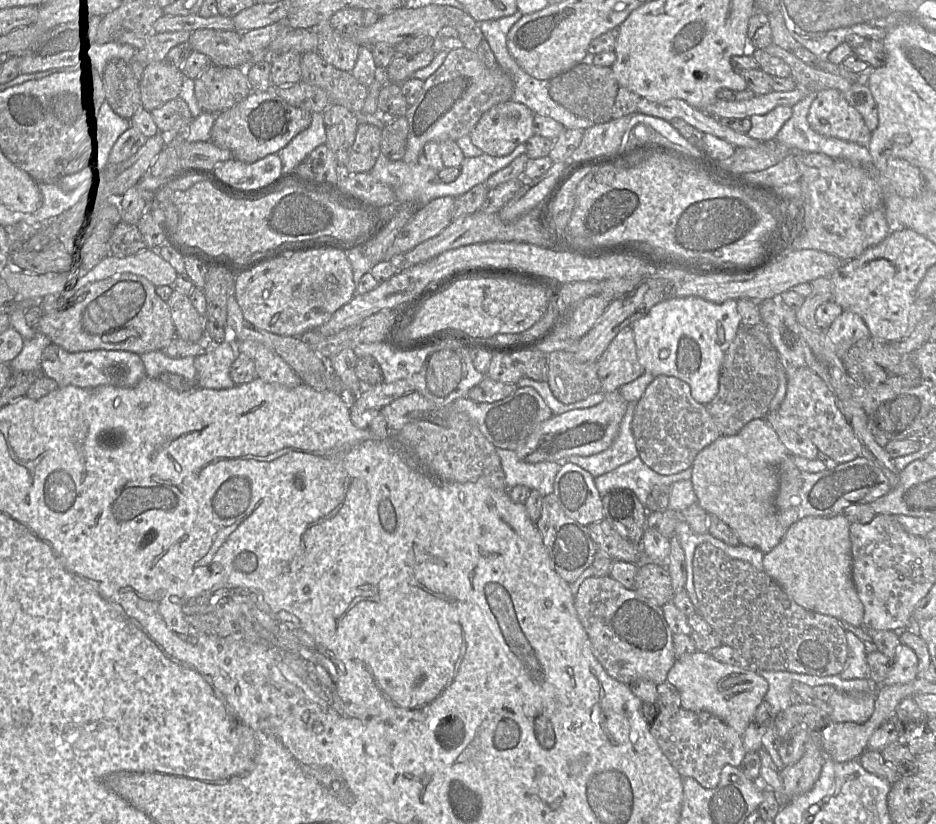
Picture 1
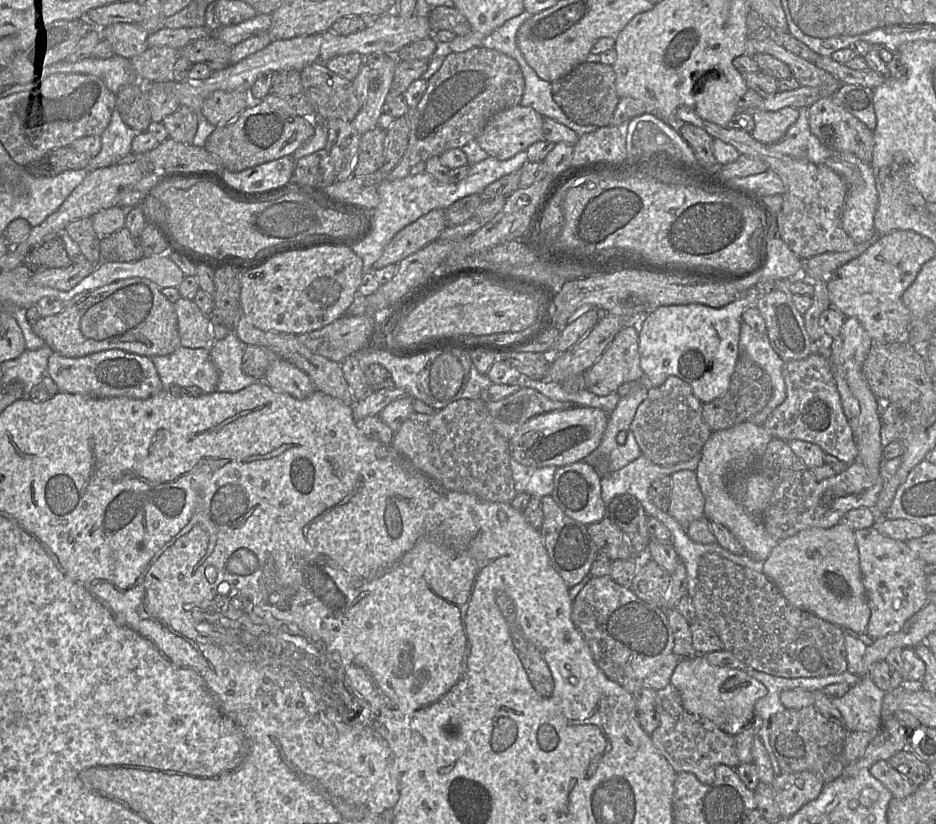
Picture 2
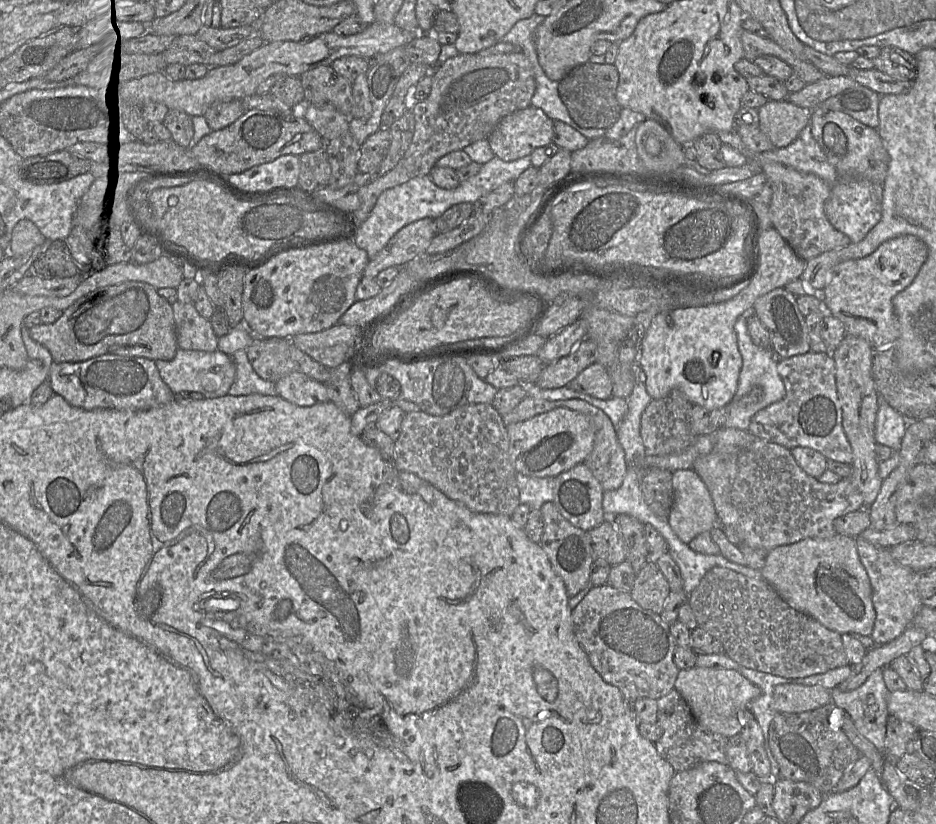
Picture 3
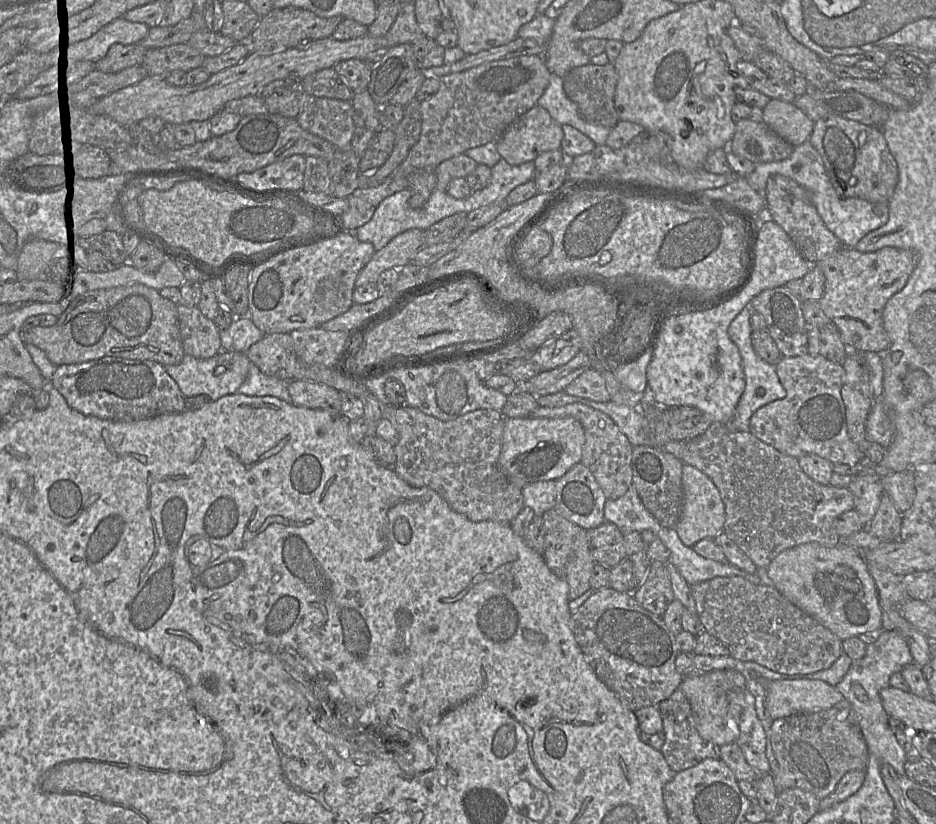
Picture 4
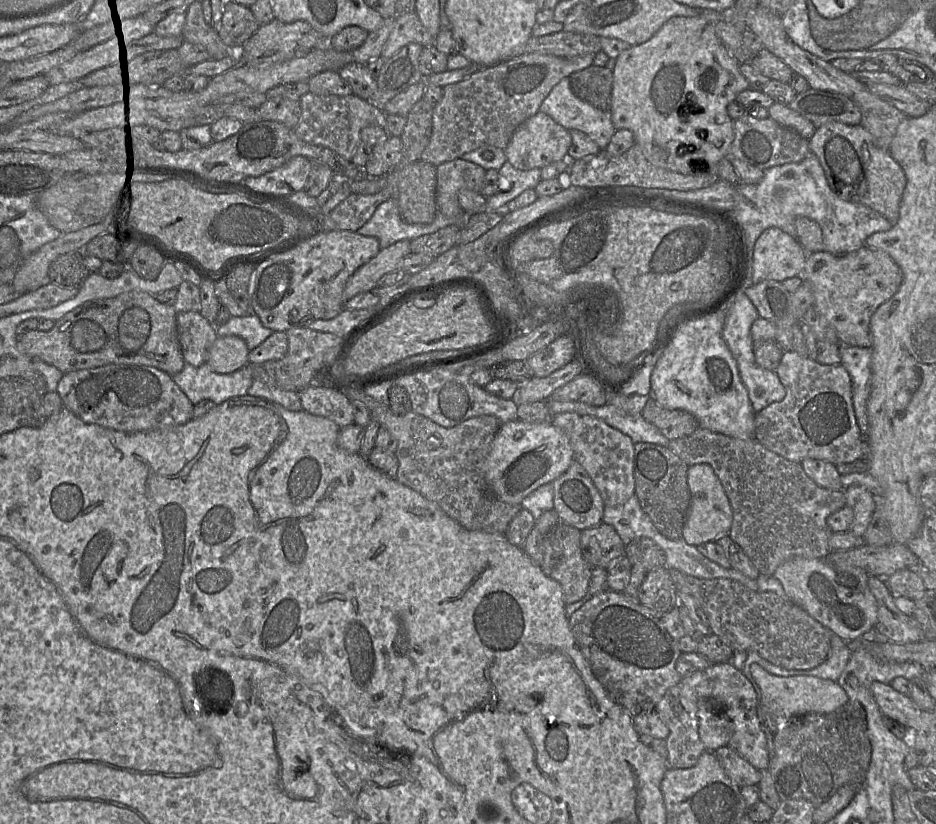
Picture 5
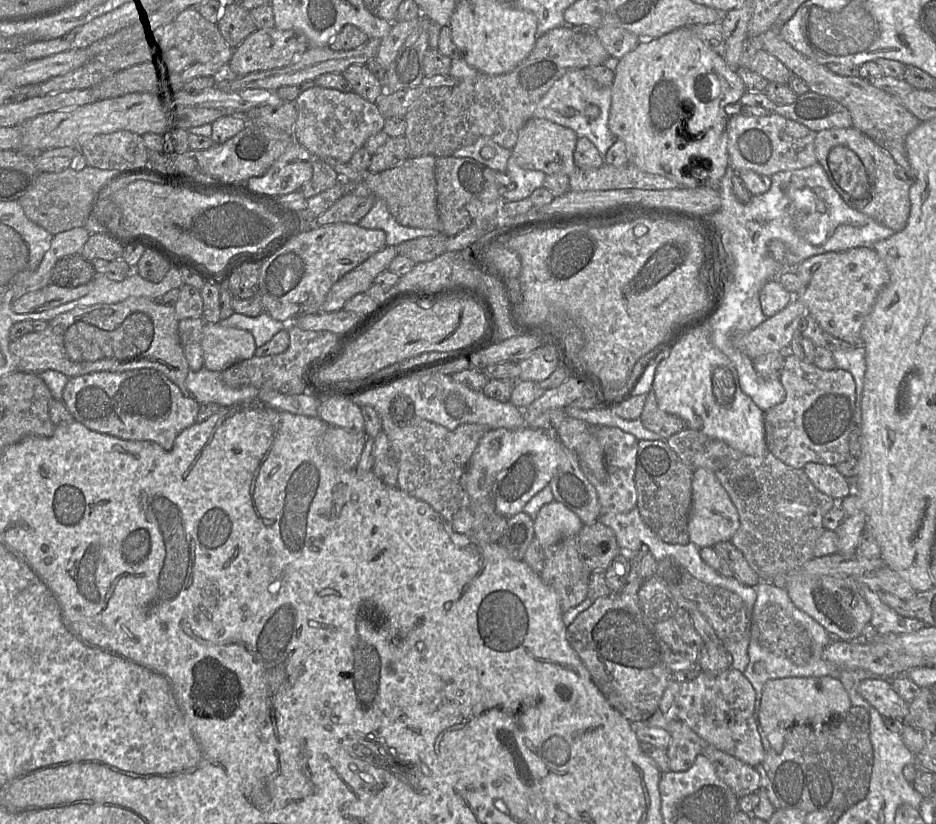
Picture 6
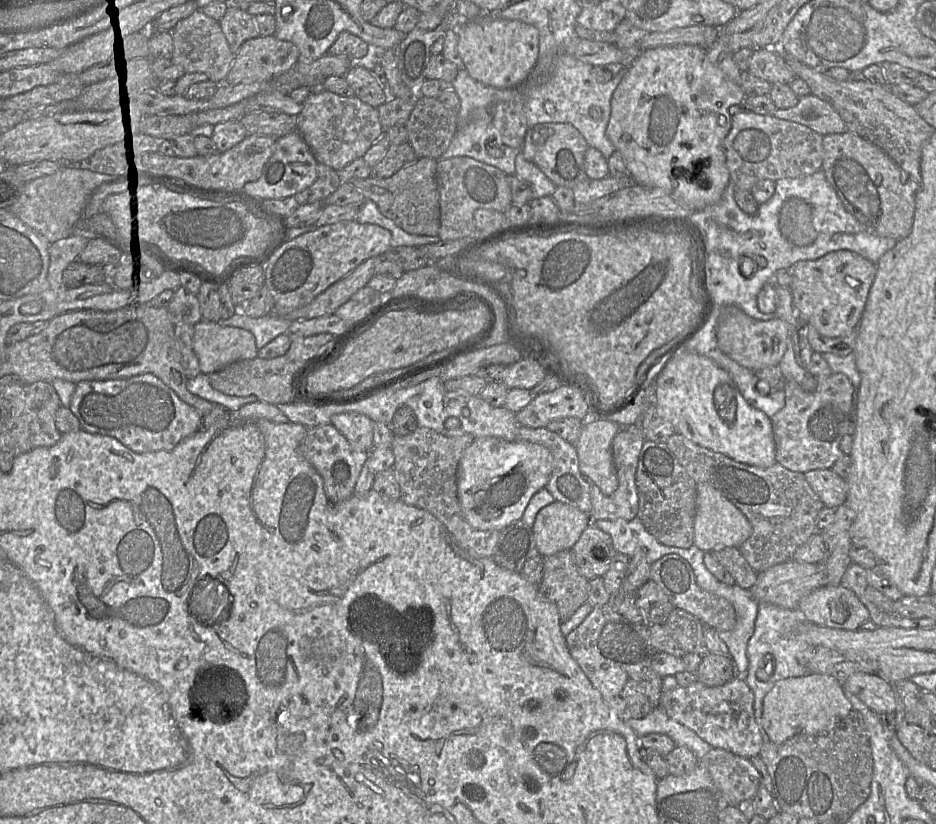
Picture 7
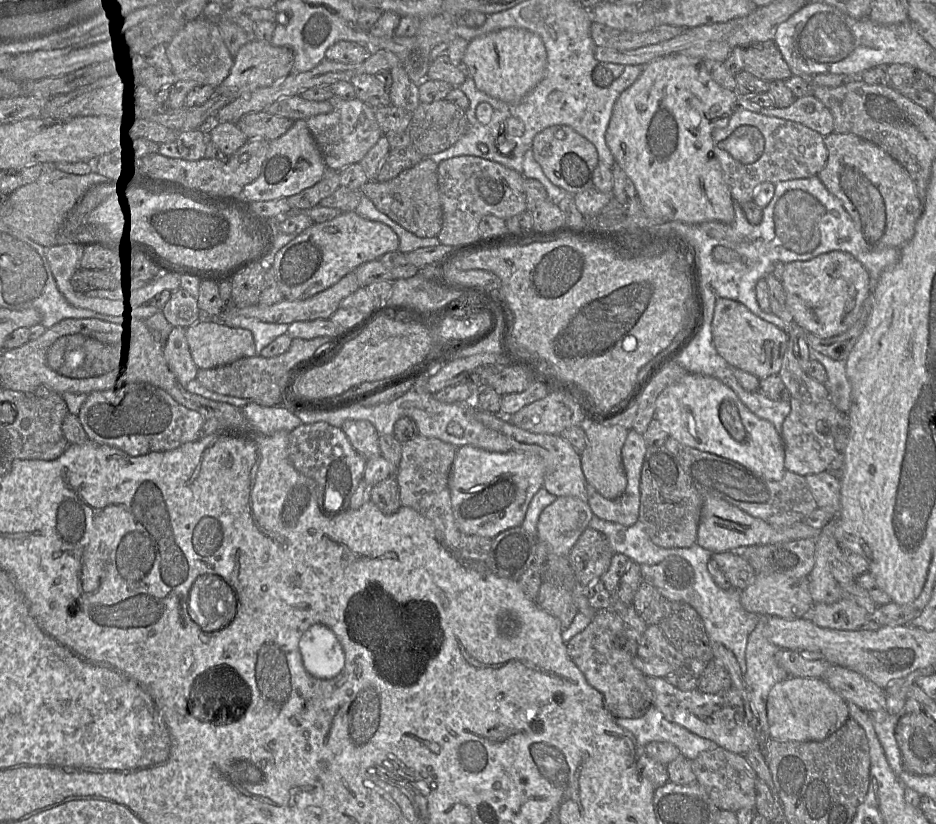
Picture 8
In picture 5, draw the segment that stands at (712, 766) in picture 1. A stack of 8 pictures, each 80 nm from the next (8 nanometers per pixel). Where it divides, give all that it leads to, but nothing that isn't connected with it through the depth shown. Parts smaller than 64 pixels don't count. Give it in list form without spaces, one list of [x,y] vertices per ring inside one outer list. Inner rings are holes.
[[[678,683],[666,691],[663,698],[656,705],[655,711],[669,729],[669,735],[665,740],[668,751],[668,768],[687,769],[693,767],[701,754],[706,751],[698,732],[697,705],[688,704],[687,708],[683,707]]]

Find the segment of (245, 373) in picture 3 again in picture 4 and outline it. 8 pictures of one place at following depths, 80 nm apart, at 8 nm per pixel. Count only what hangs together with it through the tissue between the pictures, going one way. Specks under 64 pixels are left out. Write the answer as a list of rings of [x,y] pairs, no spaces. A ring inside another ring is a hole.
[[[250,361],[248,375],[239,387],[237,393],[248,396],[274,396],[287,403],[292,403],[288,391],[288,382],[276,376],[269,376],[262,373]]]

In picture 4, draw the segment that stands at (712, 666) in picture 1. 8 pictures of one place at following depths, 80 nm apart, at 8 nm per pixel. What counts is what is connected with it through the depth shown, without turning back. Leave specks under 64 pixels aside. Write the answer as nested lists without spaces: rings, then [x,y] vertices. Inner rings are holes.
[[[734,669],[695,671],[683,677],[679,688],[690,704],[695,727],[703,739],[717,746],[736,742],[740,730],[731,713],[728,692],[732,689],[746,689],[746,680],[741,673]]]

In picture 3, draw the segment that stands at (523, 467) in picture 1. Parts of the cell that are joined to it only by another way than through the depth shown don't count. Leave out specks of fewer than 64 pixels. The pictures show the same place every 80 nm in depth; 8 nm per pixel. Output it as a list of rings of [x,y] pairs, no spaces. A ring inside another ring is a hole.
[[[516,473],[520,503],[527,504],[531,509],[541,509],[546,502],[553,501],[555,477],[529,477]]]

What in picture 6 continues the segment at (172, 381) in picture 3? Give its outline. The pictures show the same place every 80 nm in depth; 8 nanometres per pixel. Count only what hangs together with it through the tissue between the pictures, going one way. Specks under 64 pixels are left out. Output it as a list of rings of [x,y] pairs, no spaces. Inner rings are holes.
[[[203,367],[198,371],[189,371],[185,385],[188,394],[199,405],[217,403],[221,407],[232,406],[237,402],[254,399],[258,396],[258,389],[246,386],[239,389],[230,388],[221,379],[221,372],[214,372]]]

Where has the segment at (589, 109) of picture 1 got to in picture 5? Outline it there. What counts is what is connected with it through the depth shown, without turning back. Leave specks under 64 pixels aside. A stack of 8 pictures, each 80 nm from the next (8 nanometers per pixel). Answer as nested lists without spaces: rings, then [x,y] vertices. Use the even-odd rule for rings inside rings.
[[[591,65],[569,76],[573,93],[602,111],[611,112],[613,71],[607,67]]]

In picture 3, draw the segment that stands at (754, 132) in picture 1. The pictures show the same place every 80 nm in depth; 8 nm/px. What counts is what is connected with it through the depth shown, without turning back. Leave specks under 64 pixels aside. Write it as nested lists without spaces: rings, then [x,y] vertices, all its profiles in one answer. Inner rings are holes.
[[[769,100],[758,108],[759,129],[770,139],[775,148],[787,147],[809,124],[811,111],[788,100]]]

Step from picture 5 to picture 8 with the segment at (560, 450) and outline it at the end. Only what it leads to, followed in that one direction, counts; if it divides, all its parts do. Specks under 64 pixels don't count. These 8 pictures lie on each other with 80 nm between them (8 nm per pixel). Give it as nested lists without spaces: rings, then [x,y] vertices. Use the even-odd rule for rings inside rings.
[[[472,445],[457,449],[448,486],[454,519],[460,531],[494,539],[501,532],[521,526],[532,497],[543,486],[544,463],[538,456],[530,453],[508,451],[490,452]]]

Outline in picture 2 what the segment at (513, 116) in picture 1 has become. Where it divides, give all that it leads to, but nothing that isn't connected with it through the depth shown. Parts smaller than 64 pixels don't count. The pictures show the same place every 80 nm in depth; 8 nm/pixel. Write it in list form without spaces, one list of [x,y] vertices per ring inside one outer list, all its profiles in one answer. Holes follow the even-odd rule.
[[[516,105],[494,114],[476,141],[490,157],[508,160],[543,140],[543,121],[533,108]]]

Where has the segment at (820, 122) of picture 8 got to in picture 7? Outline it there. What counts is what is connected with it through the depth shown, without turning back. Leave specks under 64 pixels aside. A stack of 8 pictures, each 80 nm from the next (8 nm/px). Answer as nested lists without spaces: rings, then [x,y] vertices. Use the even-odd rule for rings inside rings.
[[[813,94],[800,97],[792,108],[775,108],[769,114],[805,125],[822,136],[847,131],[846,125],[837,111],[829,103]]]

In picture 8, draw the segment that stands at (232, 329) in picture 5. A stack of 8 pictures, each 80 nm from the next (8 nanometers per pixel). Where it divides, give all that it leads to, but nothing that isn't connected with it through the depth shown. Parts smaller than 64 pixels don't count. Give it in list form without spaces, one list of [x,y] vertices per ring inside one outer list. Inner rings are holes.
[[[237,316],[226,319],[223,323],[230,328],[243,328],[249,330],[255,341],[256,355],[260,356],[261,351],[278,336],[288,332],[289,324],[268,323],[256,318]]]

